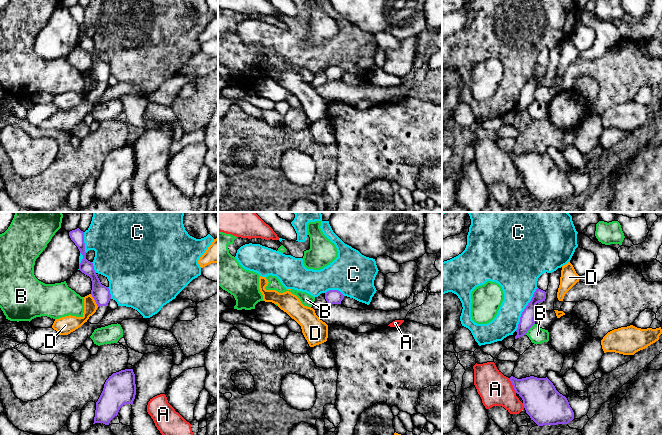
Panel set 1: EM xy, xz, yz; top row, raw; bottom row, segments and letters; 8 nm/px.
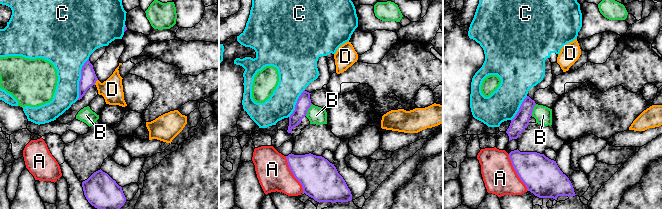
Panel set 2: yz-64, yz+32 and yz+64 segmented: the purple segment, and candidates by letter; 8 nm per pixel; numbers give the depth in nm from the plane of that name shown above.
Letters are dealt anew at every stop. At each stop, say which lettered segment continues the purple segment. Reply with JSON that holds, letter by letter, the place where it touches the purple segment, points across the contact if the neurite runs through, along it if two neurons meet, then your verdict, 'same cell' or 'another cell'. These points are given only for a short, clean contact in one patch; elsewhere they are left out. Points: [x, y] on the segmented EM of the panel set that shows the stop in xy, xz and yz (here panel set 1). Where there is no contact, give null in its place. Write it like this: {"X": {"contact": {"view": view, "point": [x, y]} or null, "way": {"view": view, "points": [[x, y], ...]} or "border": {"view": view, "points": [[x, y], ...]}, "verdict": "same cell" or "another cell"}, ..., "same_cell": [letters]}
{"A": {"contact": {"view": "yz", "point": [512, 384]}, "verdict": "another cell"}, "B": {"contact": {"view": "yz", "point": [529, 328]}, "border": {"view": "yz", "points": [[534, 323], [525, 334]]}, "verdict": "another cell"}, "C": {"contact": {"view": "yz", "point": [524, 309]}, "verdict": "another cell"}, "D": {"contact": {"view": "xy", "point": [94, 299]}, "border": {"view": "xy", "points": [[90, 294], [98, 306]]}, "verdict": "another cell"}, "same_cell": []}

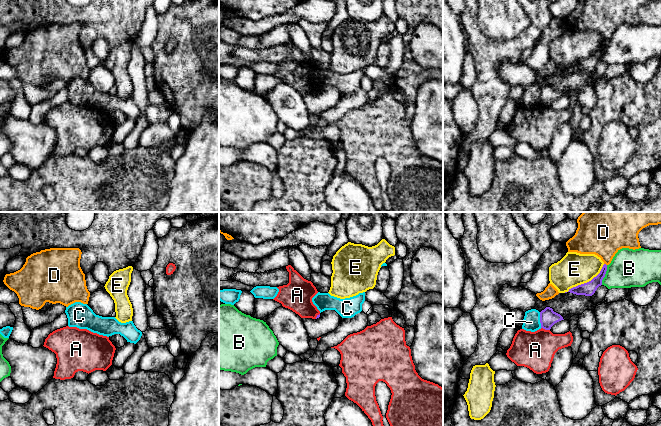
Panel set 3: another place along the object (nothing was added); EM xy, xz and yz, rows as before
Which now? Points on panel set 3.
{"A": {"contact": {"view": "yz", "point": [545, 329]}, "verdict": "another cell"}, "B": {"contact": {"view": "yz", "point": [604, 275]}, "verdict": "another cell"}, "C": {"contact": {"view": "yz", "point": [540, 320]}, "border": {"view": "yz", "points": [[539, 312], [541, 327]]}, "verdict": "another cell"}, "D": {"contact": {"view": "yz", "point": [605, 264]}, "verdict": "another cell"}, "E": {"contact": {"view": "yz", "point": [585, 283]}, "verdict": "another cell"}, "same_cell": []}

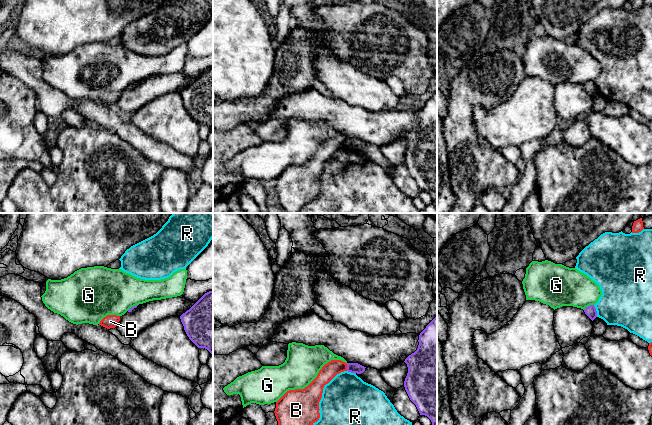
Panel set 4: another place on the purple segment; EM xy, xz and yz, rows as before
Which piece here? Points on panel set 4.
{"B": {"contact": {"view": "xz", "point": [347, 367]}, "border": {"view": "xz", "points": [[346, 364], [347, 370]]}, "verdict": "another cell"}, "G": {"contact": {"view": "yz", "point": [588, 306]}, "verdict": "another cell"}, "R": {"contact": {"view": "yz", "point": [596, 311]}, "verdict": "another cell"}, "same_cell": []}

